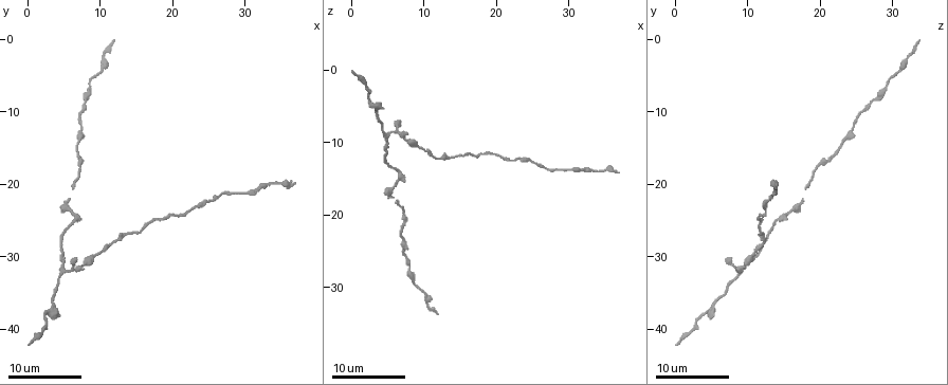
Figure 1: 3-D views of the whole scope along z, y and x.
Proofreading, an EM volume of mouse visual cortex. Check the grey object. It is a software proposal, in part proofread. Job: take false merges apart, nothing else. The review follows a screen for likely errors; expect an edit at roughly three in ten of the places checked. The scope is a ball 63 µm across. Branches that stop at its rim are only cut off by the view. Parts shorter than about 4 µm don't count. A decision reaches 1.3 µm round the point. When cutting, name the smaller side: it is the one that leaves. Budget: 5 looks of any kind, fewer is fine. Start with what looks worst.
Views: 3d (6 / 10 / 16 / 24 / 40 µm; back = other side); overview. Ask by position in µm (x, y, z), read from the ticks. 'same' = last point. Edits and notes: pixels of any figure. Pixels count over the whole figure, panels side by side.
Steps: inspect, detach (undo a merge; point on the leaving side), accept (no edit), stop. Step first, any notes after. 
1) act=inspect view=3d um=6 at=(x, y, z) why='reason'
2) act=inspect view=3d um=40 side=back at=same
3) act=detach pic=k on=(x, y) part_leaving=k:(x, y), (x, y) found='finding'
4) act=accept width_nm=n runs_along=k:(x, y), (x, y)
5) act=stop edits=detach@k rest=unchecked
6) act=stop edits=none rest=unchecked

act=inspect view=3d um=6 at=(5.0, 32.0, 9.0) why='three-way junction'

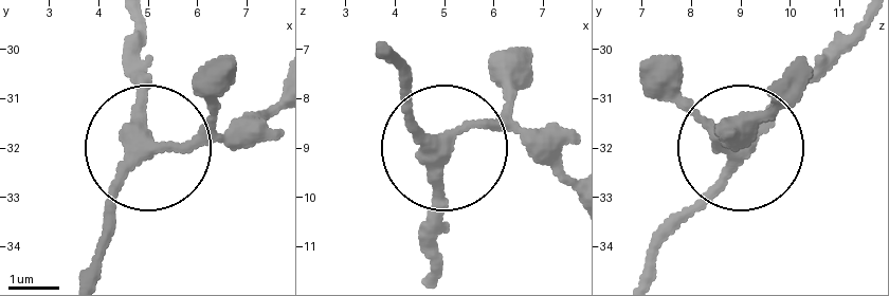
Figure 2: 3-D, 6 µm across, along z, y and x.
act=accept width_nm=270 runs_along=2:(431, 248), (435, 152), (397, 68) found='all the same neuron'

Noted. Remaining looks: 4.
act=inspect view=3d um=10 at=(2.5, 38.0, 4.5) why='sudden change in width'

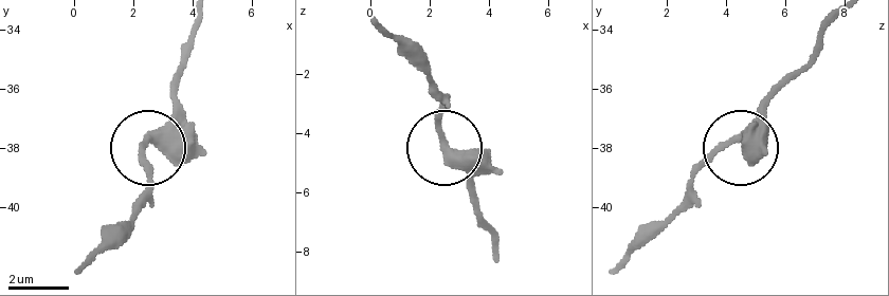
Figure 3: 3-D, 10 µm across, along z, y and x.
act=accept runs_along=3:(495, 253), (472, 180), (445, 147), (442, 96) found='continuous, no second neuron'

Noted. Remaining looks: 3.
act=inspect view=3d um=6 at=(7.0, 16.5, 22.0) why='sudden change in width'

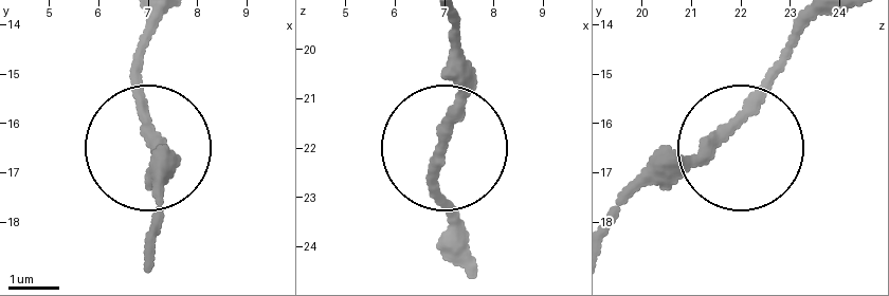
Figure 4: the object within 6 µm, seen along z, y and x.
act=inspect view=3d um=6 side=back at=(7.05, 16.25, 21.60)

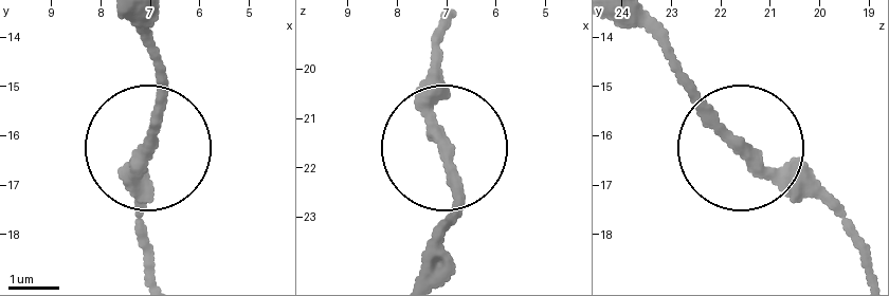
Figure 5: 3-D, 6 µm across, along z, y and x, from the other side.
act=accept runs_along=5:(148, 267), (135, 180), (161, 104), (148, 19) found='one neuron here'

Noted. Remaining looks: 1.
act=stop edits=none rest=unchecked

